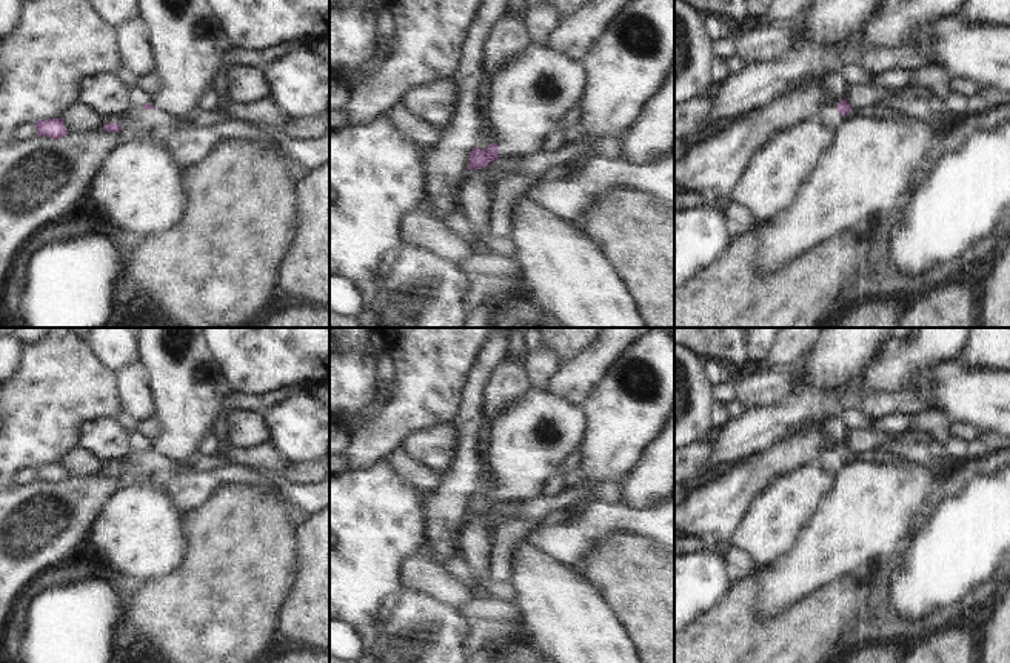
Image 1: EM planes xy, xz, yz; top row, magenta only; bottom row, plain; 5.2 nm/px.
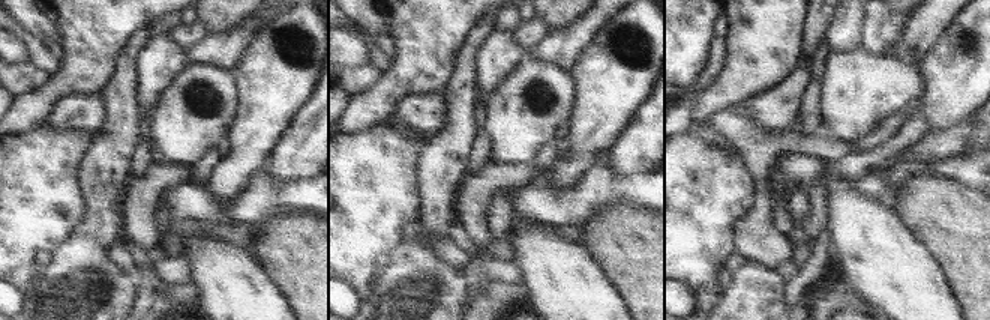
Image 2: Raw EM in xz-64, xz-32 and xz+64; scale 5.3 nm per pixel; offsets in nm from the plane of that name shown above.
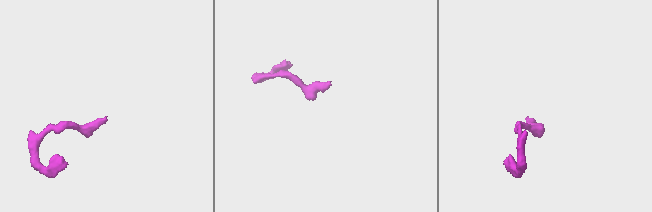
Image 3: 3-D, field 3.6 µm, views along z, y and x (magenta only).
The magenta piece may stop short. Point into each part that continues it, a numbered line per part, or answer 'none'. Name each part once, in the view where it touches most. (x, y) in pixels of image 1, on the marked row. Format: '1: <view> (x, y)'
1: xz (527, 100)

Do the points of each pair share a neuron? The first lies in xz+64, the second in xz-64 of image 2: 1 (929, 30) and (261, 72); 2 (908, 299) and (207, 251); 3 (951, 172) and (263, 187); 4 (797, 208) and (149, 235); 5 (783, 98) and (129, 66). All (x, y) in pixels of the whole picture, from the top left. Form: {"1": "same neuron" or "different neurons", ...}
{"1": "different neurons", "2": "same neuron", "3": "same neuron", "4": "same neuron", "5": "different neurons"}

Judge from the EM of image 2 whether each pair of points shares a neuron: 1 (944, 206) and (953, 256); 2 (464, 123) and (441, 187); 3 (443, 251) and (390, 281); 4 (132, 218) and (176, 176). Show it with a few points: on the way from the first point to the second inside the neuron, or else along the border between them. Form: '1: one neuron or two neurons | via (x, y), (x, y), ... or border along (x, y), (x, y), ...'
1: one neuron | via (948, 218), (953, 223), (953, 244)
2: one neuron | via (453, 138), (441, 163), (441, 172)
3: two neurons | border along (404, 241), (422, 242), (438, 259), (465, 275)
4: one neuron | via (138, 205), (162, 179)

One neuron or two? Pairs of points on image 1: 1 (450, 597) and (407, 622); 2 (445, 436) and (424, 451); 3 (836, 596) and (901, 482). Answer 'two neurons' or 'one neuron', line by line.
1: two neurons
2: one neuron
3: two neurons

